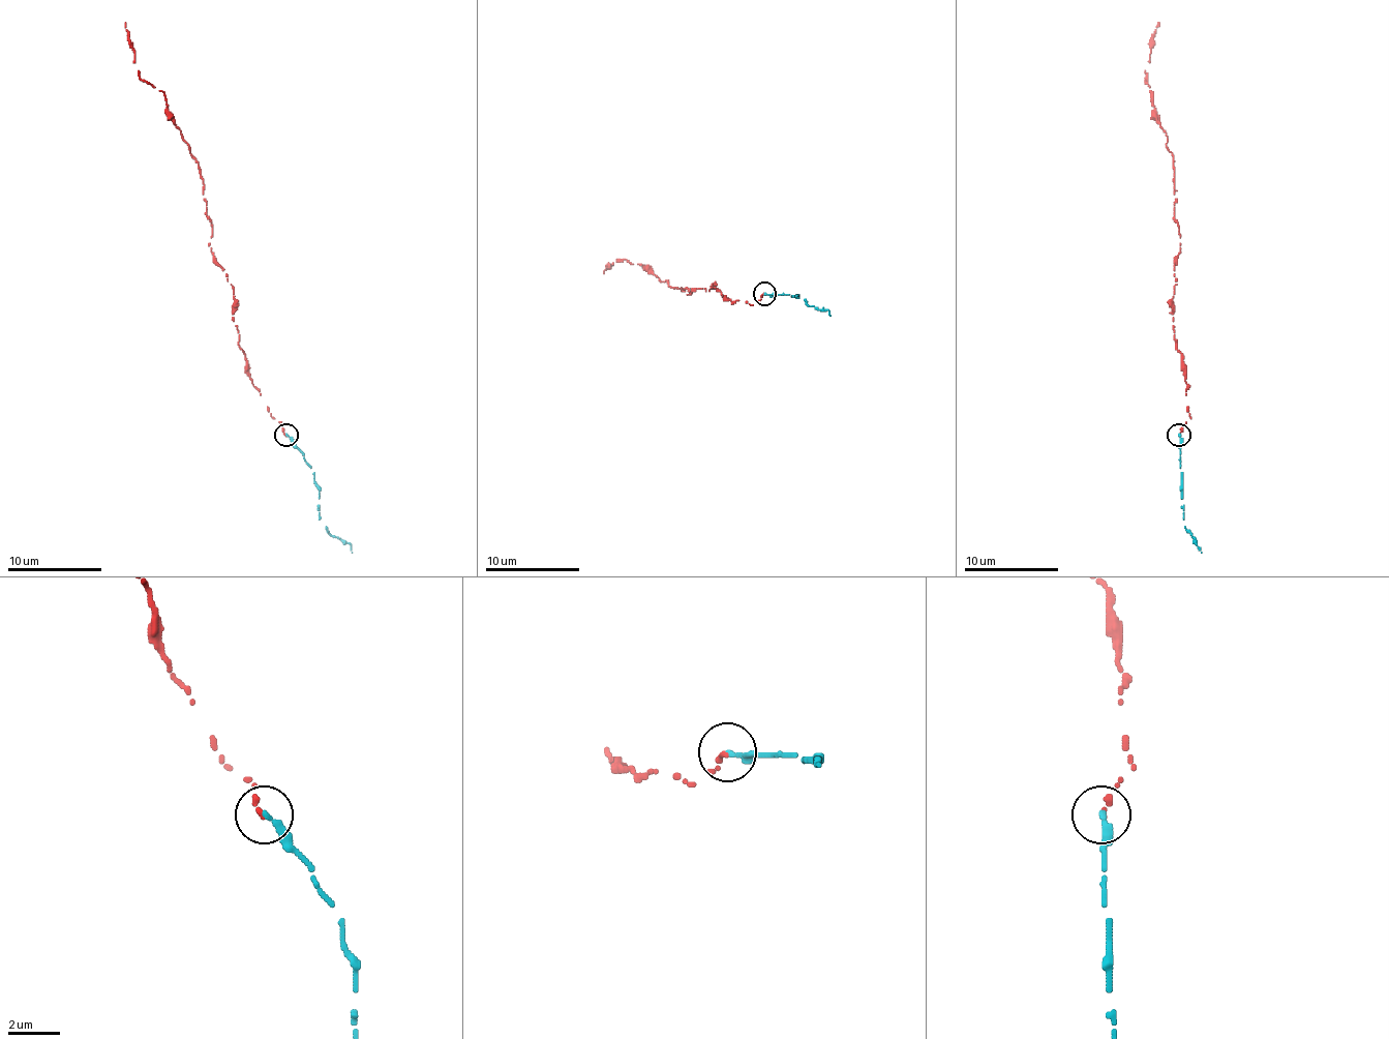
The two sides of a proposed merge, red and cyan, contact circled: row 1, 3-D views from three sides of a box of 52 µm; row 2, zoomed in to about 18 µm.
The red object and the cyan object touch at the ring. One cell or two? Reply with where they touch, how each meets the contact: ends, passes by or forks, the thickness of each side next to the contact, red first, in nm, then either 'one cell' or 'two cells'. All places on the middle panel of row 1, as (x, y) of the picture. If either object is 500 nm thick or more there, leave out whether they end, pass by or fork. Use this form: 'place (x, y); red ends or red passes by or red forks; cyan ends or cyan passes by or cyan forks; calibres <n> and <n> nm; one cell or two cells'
place (764, 293); red ends; cyan ends; calibres 220 and 240 nm; two cells

